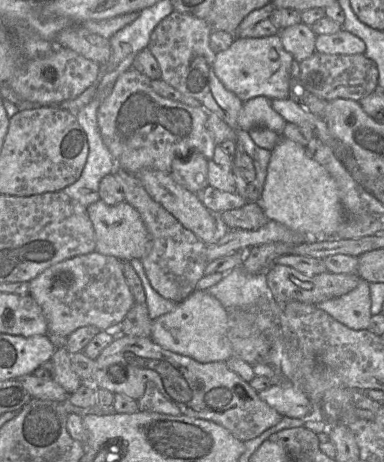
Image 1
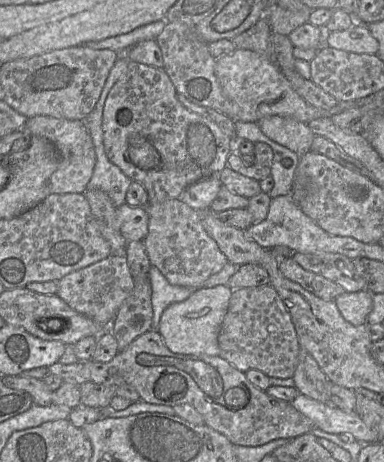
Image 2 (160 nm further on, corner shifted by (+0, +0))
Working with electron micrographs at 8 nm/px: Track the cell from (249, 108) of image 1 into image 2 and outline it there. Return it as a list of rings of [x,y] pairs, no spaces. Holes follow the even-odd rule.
[[[269,116],[259,120],[257,124],[268,138],[300,156],[310,152],[316,136],[307,124],[290,117]]]

